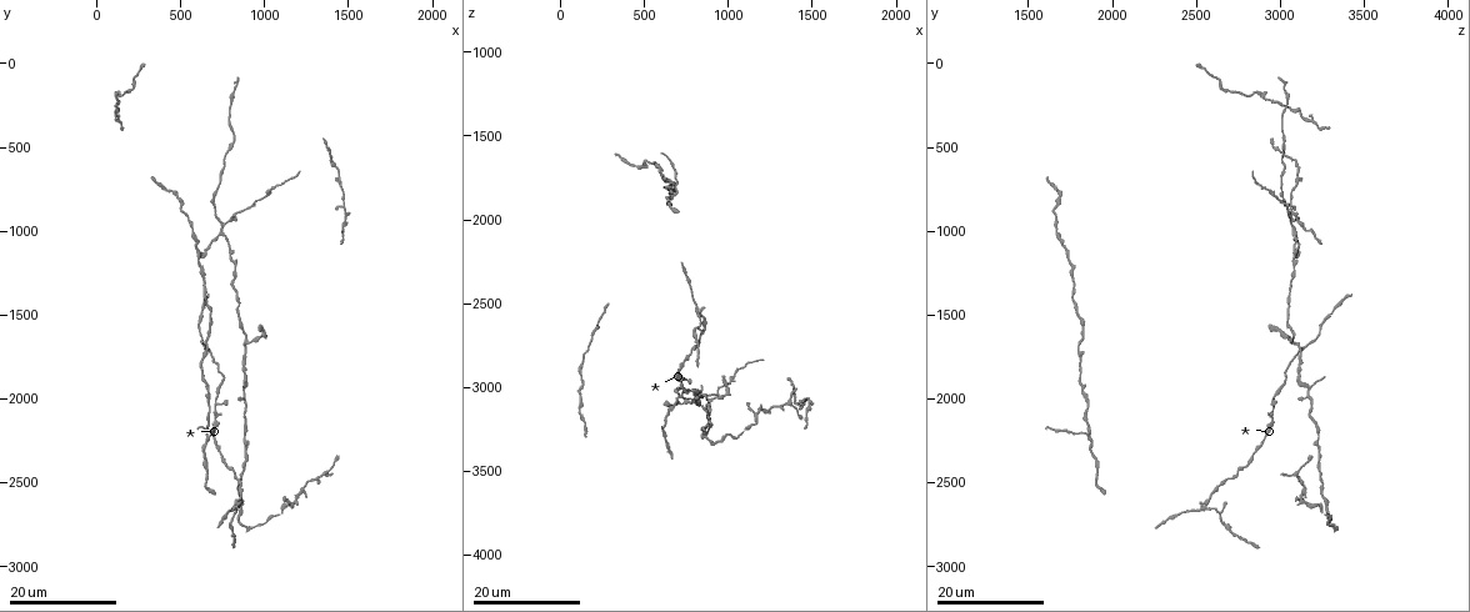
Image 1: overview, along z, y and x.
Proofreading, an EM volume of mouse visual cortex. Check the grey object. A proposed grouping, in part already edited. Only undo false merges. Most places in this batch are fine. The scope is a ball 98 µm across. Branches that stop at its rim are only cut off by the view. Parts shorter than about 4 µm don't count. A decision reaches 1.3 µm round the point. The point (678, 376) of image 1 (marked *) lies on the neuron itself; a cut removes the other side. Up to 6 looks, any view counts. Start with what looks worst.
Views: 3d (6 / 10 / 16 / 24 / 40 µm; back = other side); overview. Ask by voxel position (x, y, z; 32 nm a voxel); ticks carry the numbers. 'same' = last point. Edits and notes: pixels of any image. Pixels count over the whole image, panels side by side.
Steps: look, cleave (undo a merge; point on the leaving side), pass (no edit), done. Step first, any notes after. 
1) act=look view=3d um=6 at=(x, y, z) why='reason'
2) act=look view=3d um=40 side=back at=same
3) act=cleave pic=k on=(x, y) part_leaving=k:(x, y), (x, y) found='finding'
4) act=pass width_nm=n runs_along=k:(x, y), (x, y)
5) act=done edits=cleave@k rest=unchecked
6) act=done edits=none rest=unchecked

act=look view=3d um=16 at=(900, 1660, 3060)

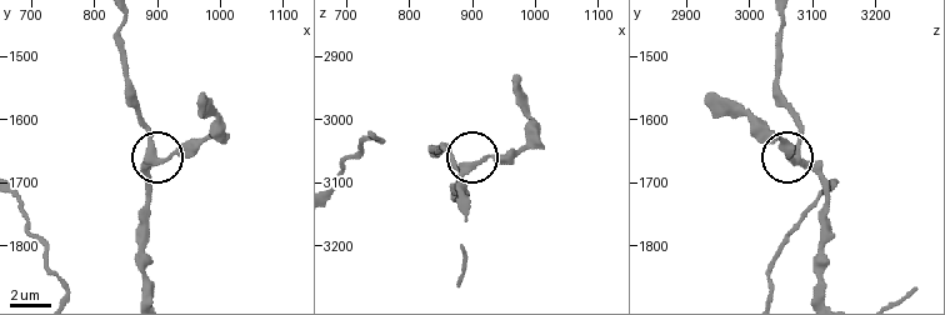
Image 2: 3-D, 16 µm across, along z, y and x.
act=look view=3d um=10 at=(895, 1655, 3070)

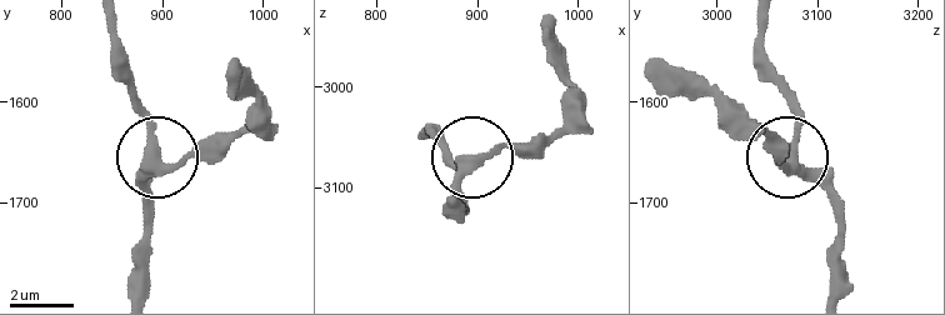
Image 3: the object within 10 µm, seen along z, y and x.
act=pass arms=3 found='one neuron here'

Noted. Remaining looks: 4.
act=look view=3d um=16 at=(800, 2660, 2560) why='looks like a crossing'

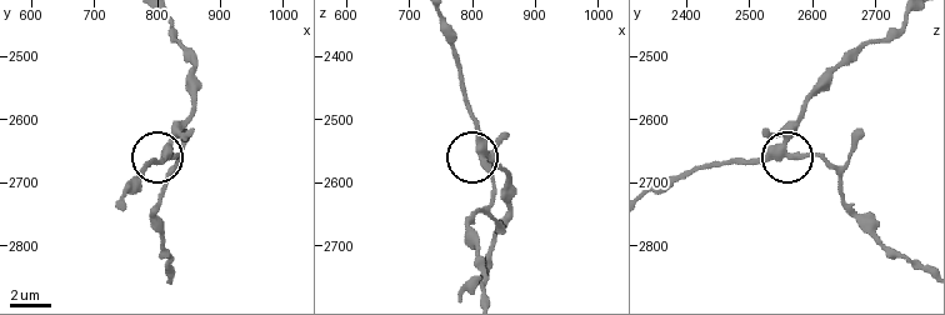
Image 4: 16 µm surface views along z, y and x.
act=look view=3d um=10 at=(815, 2655, 2560)

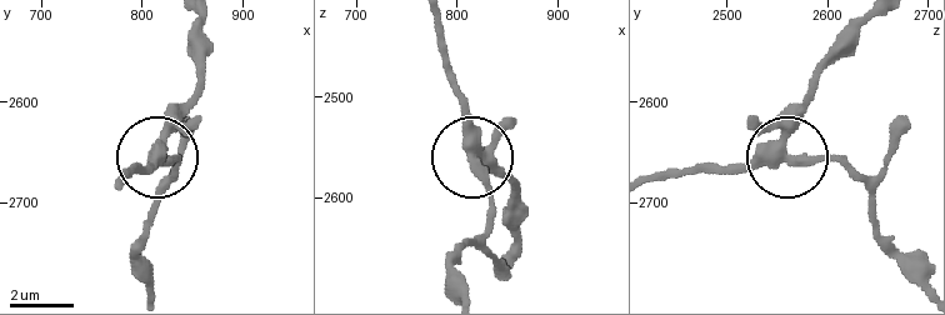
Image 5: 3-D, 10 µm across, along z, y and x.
act=pass runs_along=5:(863, 25), (814, 81), (788, 146), (856, 168) found='continuous, no second neuron'

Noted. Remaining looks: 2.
act=look view=3d um=16 at=(740, 960, 3060) why='three-way junction'

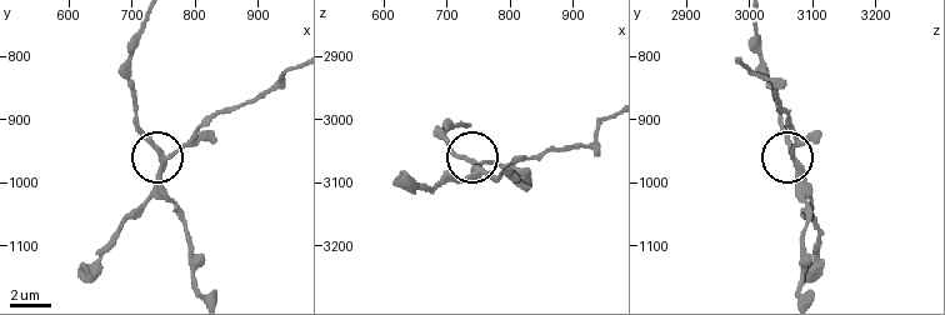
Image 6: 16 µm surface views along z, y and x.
act=look view=3d um=10 at=(755, 955, 3075)

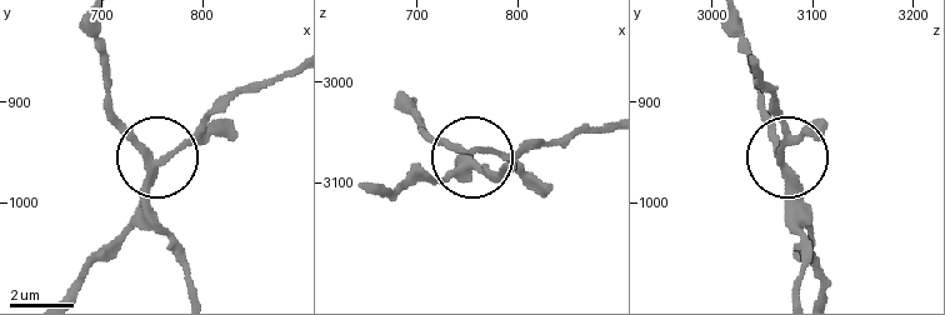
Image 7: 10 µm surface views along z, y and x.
act=cleave pic=7 on=(188, 144) part_leaving=7:(153, 171), (206, 118), (288, 78) found='two neurons meet here'

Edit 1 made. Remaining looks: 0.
act=done edits=cleave@7 rest=unchecked

